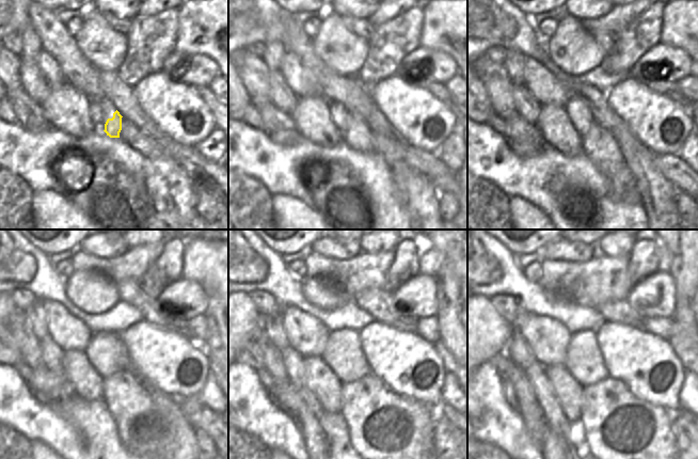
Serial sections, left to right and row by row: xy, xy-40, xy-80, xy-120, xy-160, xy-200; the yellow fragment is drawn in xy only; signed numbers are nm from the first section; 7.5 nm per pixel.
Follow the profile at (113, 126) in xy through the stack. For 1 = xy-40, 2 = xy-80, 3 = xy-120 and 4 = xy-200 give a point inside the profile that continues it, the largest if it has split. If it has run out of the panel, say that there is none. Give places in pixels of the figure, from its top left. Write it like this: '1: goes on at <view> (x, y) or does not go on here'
1: goes on at xy-40 (358, 136)
2: goes on at xy-80 (599, 144)
3: goes on at xy-120 (144, 428)
4: goes on at xy-200 (636, 438)

